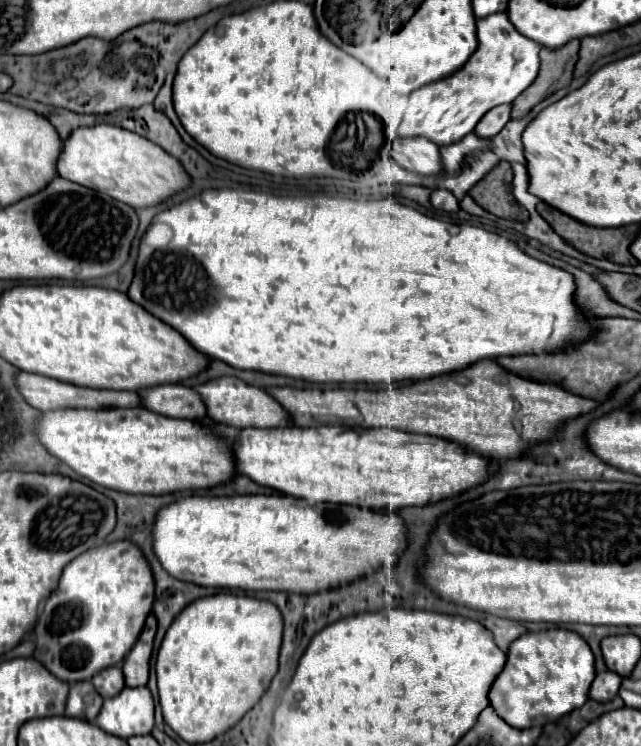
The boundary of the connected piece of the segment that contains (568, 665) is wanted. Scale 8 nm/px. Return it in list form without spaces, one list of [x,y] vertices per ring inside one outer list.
[[[562,628],[530,632],[512,642],[508,662],[492,684],[488,698],[496,714],[510,726],[542,726],[580,708],[588,700],[594,676],[594,654],[580,634]]]

